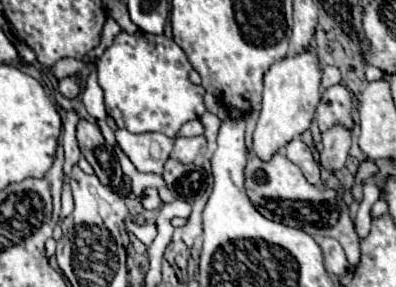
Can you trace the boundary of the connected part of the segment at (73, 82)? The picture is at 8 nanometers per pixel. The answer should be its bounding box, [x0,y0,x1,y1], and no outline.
[59,77,79,97]

